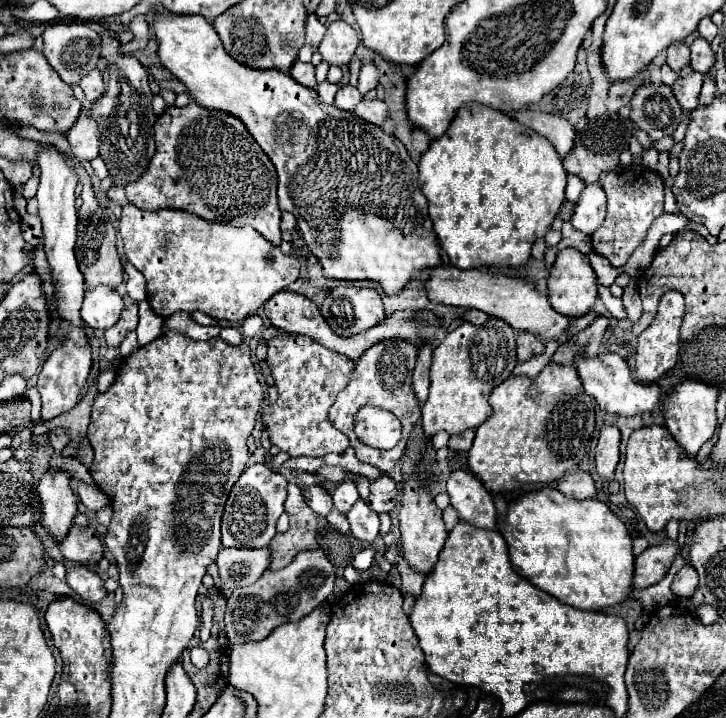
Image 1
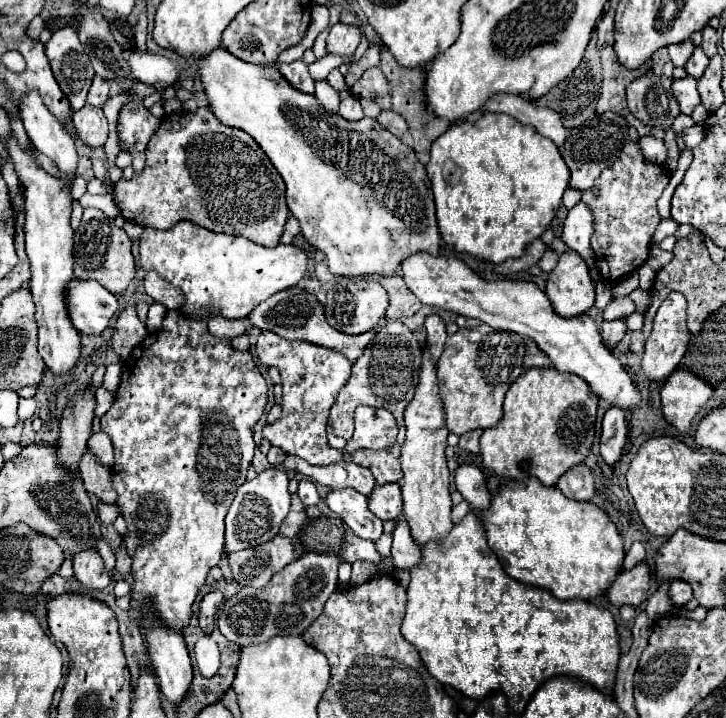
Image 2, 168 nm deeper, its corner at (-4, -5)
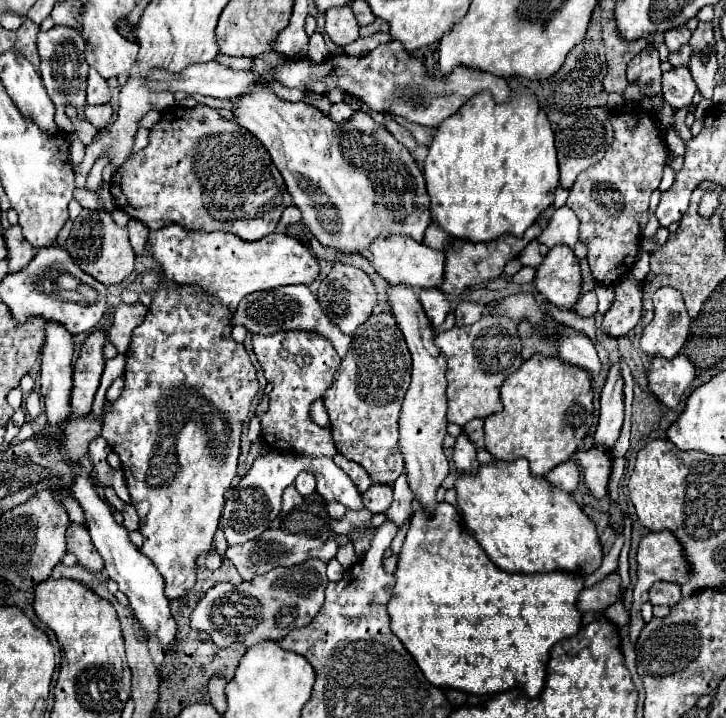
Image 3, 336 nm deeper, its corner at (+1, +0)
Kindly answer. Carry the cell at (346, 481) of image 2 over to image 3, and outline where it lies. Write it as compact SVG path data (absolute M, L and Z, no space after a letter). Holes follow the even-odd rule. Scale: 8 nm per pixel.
M337 453L337 455L333 457L333 461L335 461L336 465L343 469L343 471L345 471L345 473L351 477L351 481L355 483L355 487L357 487L361 493L369 489L371 479L369 479L369 475L365 473L365 469L363 469L359 463L345 459L341 453Z

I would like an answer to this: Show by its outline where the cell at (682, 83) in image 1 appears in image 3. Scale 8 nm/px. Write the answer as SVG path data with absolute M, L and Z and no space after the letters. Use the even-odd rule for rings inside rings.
M673 67L663 73L663 99L673 107L681 109L691 103L697 87L689 73L689 67Z

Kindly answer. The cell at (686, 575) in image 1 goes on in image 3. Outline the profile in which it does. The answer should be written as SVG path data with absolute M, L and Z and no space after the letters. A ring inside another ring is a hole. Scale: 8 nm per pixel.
M659 581L653 583L649 589L649 601L653 605L677 605L681 599L681 587L677 583L667 583L667 581Z

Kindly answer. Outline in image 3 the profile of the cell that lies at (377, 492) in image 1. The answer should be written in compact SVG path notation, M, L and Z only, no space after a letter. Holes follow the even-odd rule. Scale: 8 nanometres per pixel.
M371 485L361 497L363 497L363 505L371 513L385 513L387 507L391 507L393 491L391 485Z

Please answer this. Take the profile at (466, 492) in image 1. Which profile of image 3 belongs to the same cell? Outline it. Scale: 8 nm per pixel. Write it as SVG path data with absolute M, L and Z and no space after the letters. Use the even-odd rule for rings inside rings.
M461 433L457 437L457 443L455 443L455 453L453 453L453 461L455 461L455 467L457 467L457 473L475 473L477 467L479 467L479 461L475 457L475 445L471 441L467 441L467 435Z

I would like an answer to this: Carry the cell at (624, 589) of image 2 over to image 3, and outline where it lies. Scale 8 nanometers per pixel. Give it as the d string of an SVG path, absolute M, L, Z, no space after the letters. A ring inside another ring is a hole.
M611 573L597 585L583 589L579 593L577 607L581 609L581 613L605 611L609 605L617 603L619 599L621 599L621 579L619 579L619 573Z

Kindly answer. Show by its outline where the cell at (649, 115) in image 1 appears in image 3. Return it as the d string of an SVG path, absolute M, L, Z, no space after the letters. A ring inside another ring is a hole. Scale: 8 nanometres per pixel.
M645 47L635 59L631 59L627 67L629 83L639 83L641 93L645 97L661 95L661 67L659 67L659 53L657 47Z

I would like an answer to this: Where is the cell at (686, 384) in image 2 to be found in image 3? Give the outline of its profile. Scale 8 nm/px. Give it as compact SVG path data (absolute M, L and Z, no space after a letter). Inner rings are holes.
M655 355L649 361L649 389L659 401L663 401L671 409L681 403L683 393L693 379L695 367L685 355L675 355L673 359L663 359L661 355Z

